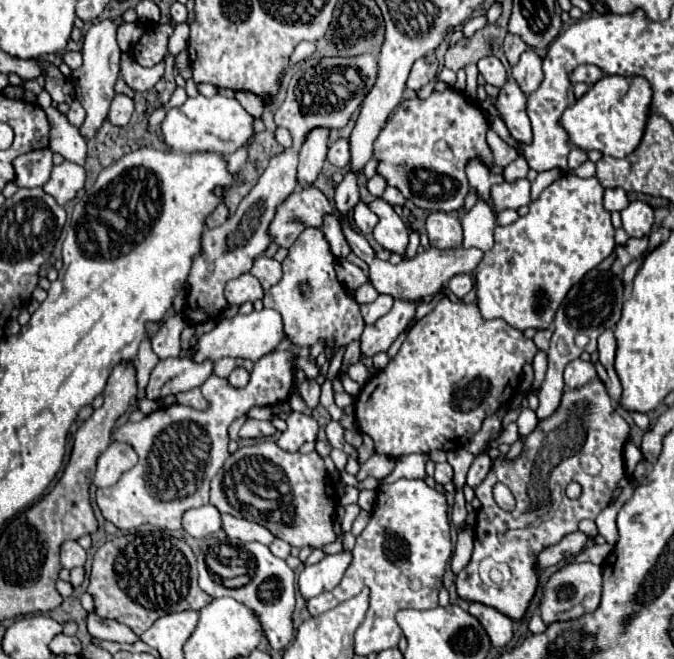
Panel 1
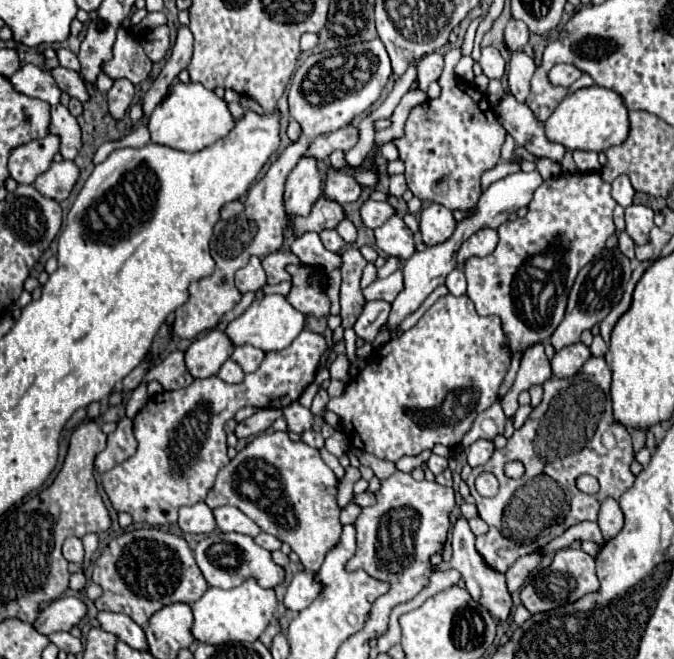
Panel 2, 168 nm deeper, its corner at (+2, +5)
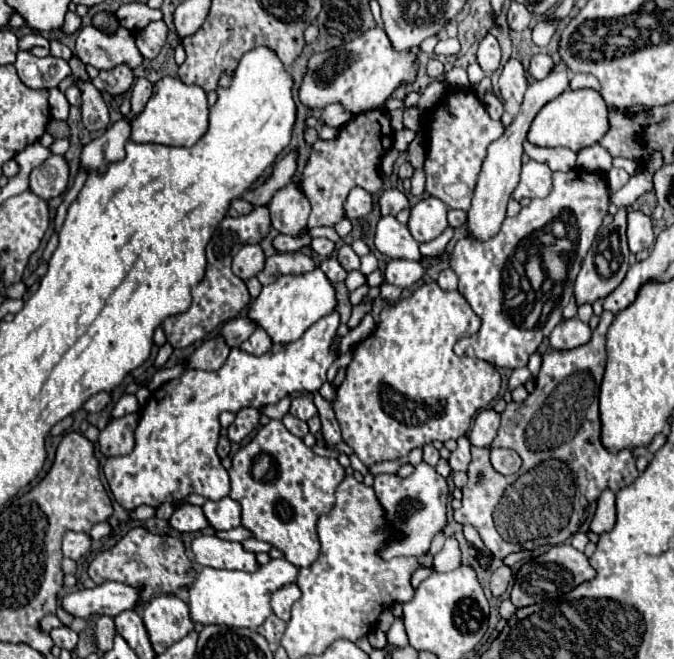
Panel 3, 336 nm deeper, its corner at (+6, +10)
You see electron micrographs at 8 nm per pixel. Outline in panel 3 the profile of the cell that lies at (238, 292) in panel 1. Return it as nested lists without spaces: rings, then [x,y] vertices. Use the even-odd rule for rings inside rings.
[[[245,245],[233,259],[233,273],[239,279],[247,281],[263,269],[263,263],[265,263],[263,249],[259,245]]]

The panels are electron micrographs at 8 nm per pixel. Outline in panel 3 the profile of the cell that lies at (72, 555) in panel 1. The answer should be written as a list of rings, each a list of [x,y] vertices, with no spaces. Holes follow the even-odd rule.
[[[69,531],[63,537],[63,555],[77,561],[79,557],[83,557],[91,547],[91,539],[87,537],[87,533],[75,533]]]

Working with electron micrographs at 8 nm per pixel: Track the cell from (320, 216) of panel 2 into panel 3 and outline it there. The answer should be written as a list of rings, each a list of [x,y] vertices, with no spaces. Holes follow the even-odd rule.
[[[355,187],[355,189],[351,189],[347,201],[343,203],[345,219],[351,219],[351,221],[353,221],[353,219],[357,219],[357,217],[363,217],[363,215],[367,215],[367,213],[371,211],[371,207],[373,207],[371,195],[369,195],[365,189]]]

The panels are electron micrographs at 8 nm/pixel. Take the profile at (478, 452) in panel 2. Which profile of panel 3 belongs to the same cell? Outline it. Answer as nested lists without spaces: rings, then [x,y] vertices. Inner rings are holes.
[[[483,409],[477,417],[475,423],[469,431],[469,443],[473,447],[491,447],[491,441],[495,439],[495,433],[499,429],[499,415],[493,409]]]

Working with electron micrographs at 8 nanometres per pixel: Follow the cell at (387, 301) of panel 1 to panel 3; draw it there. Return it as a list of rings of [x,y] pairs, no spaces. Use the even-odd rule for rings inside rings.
[[[393,259],[385,267],[385,281],[391,285],[397,285],[401,289],[411,287],[425,275],[425,269],[417,261],[407,259]]]

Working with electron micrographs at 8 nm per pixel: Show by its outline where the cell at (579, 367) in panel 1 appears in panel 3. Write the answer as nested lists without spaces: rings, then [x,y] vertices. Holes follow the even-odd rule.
[[[573,317],[555,327],[555,331],[549,335],[549,345],[555,351],[569,351],[579,345],[585,345],[589,339],[591,339],[589,325],[579,321],[577,317]]]

